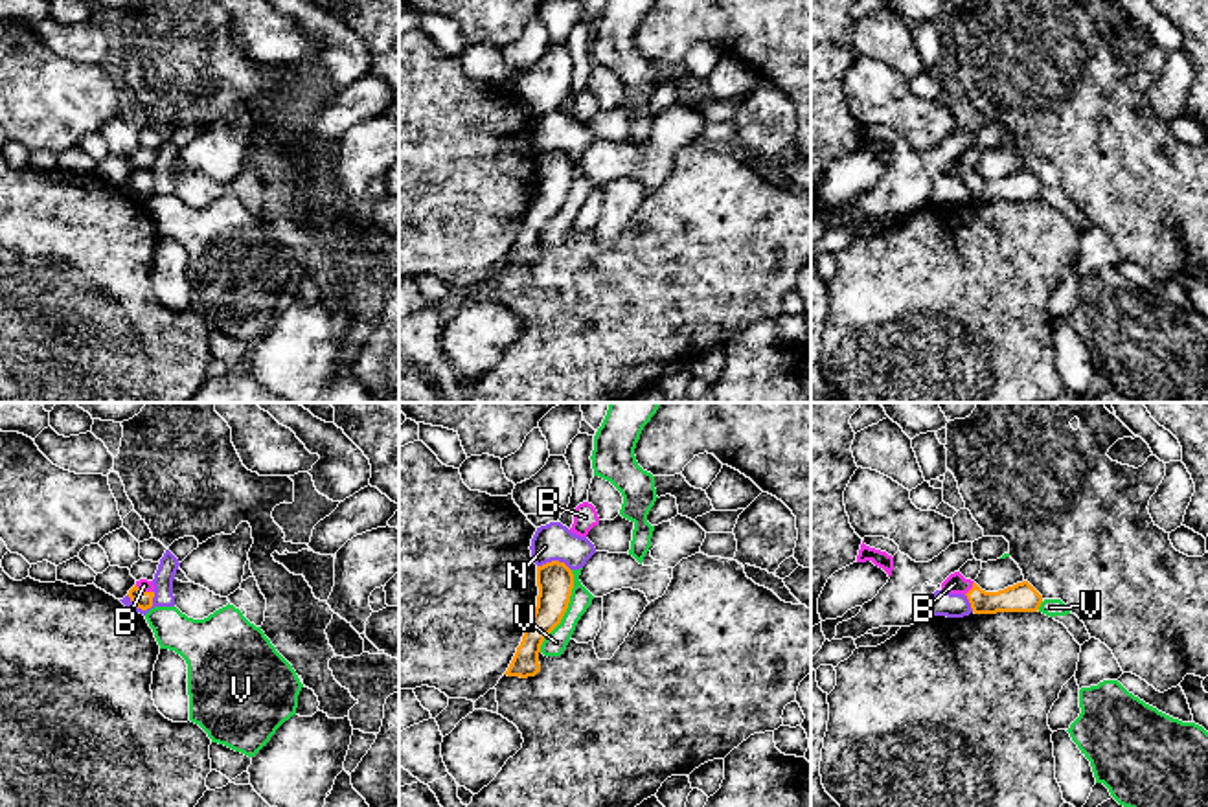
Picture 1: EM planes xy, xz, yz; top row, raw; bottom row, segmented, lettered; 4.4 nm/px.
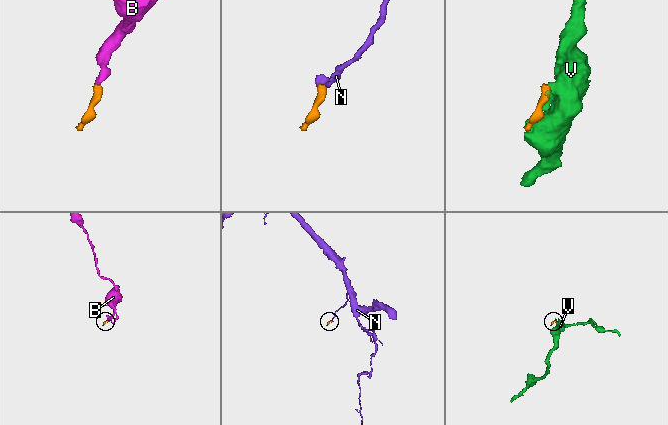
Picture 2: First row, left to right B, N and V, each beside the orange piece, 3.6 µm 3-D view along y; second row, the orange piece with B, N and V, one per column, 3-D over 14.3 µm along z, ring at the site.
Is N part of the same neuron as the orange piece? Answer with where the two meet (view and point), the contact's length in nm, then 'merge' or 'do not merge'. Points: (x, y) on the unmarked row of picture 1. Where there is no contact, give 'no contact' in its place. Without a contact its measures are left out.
contact xy (140, 195); length 130 nm; do not merge

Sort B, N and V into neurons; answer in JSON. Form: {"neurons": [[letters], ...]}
{"neurons": [["B"], ["N"], ["V"]]}

